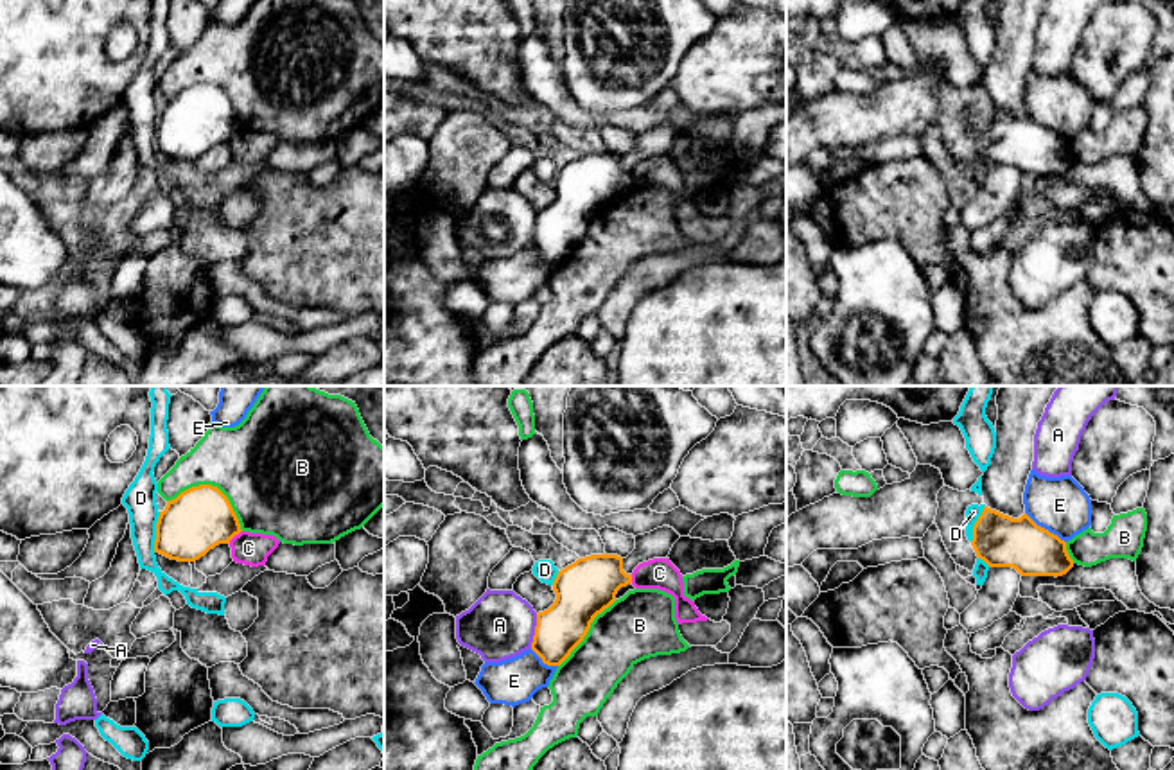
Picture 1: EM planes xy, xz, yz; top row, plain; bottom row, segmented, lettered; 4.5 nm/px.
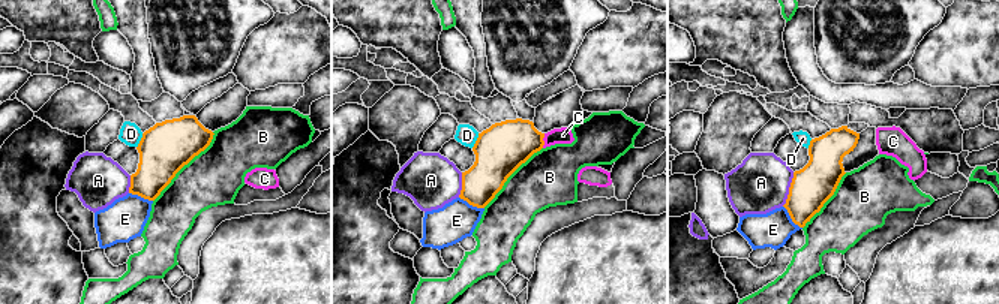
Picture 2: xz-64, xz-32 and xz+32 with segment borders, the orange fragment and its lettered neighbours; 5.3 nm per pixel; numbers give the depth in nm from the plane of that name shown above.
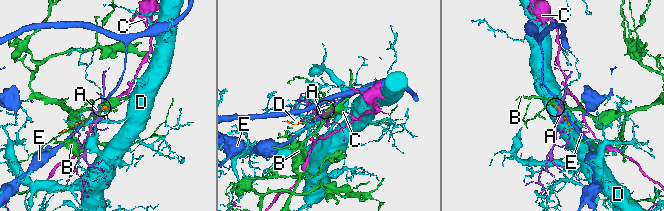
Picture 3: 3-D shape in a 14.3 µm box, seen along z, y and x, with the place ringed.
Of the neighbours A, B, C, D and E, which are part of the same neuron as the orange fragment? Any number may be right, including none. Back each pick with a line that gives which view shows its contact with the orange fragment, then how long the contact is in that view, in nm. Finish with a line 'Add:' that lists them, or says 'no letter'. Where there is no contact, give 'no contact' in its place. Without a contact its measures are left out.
Add: no letter

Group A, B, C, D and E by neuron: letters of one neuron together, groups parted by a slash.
A / B / C / D / E

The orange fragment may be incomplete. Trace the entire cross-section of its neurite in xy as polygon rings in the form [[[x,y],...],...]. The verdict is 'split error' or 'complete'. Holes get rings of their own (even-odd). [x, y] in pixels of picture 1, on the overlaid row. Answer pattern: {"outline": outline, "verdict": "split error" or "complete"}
{"outline": [[[199,485],[167,501],[156,522],[154,553],[178,562],[196,562],[219,544],[230,544],[241,524],[228,497]]], "verdict": "complete"}

